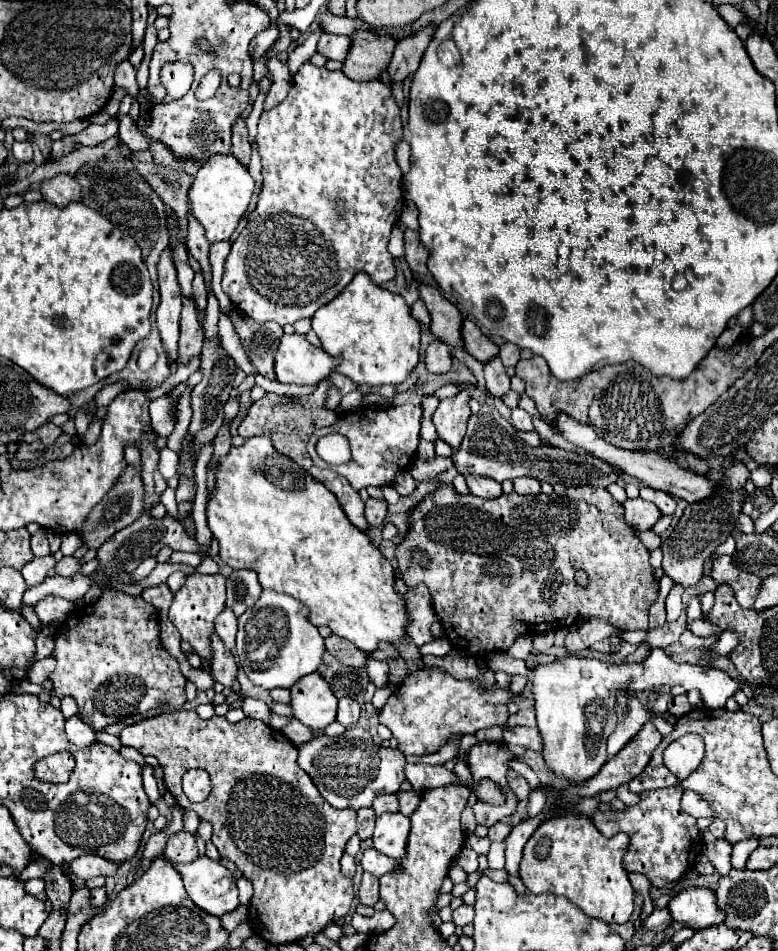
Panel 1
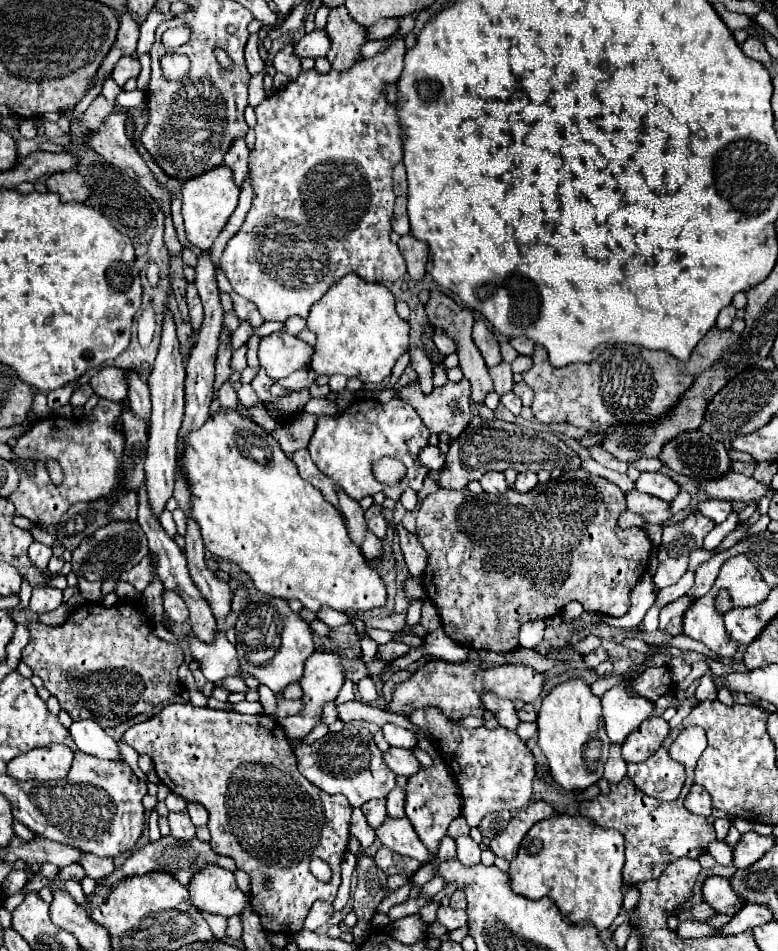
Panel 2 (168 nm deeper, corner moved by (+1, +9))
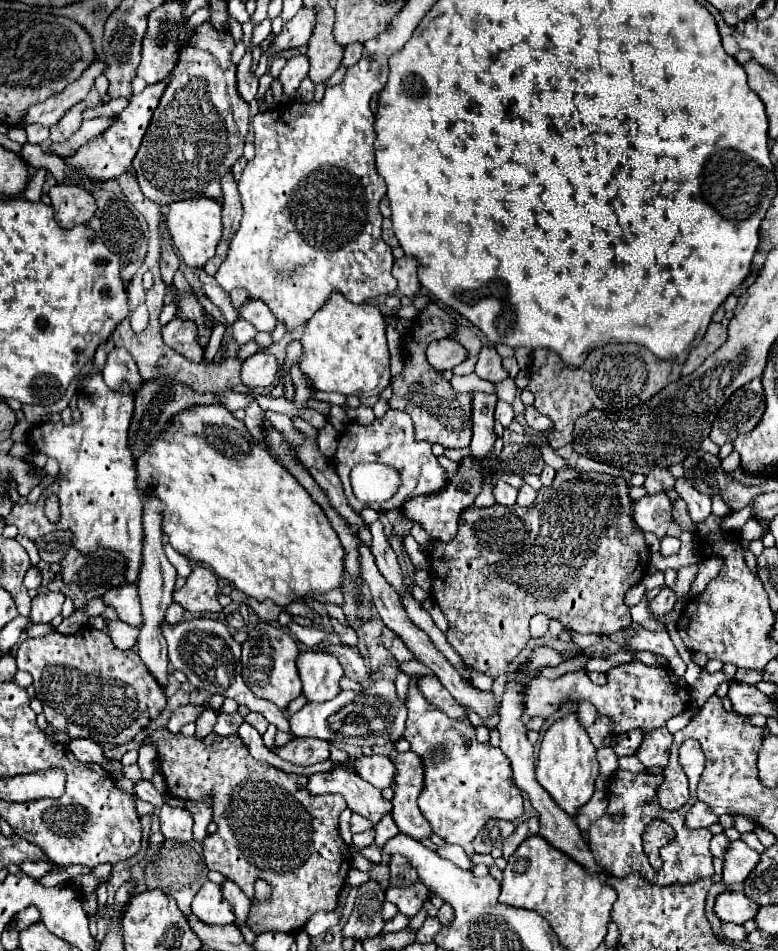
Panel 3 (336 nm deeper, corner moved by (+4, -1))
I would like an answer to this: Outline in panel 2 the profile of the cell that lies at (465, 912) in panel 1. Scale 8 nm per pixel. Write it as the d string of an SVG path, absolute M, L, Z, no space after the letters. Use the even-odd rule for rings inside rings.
M440 906L438 910L438 922L442 922L448 930L456 930L460 926L464 926L468 920L466 910L454 910L450 906Z

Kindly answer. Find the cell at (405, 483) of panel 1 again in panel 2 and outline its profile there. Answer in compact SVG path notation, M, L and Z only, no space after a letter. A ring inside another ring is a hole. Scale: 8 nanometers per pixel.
M406 488L406 490L402 492L402 496L400 496L400 502L402 502L402 506L404 506L408 512L412 512L412 510L416 508L416 504L418 504L418 494L416 494L412 488Z

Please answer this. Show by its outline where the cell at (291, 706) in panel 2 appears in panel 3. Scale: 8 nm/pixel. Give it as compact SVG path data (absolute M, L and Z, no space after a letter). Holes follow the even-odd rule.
M375 680L369 688L363 688L361 692L343 690L333 700L315 704L309 702L299 710L297 714L289 716L291 732L297 736L309 736L309 738L321 738L333 744L345 744L345 746L385 746L387 742L397 742L403 736L405 730L405 718L407 708L399 700L395 682L393 680Z

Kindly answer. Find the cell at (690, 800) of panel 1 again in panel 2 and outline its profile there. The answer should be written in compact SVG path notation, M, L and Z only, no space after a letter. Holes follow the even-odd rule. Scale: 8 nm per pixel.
M694 784L688 792L688 796L684 798L684 806L692 812L692 814L700 814L700 816L710 816L712 814L712 802L710 802L710 794L706 792L704 786Z

